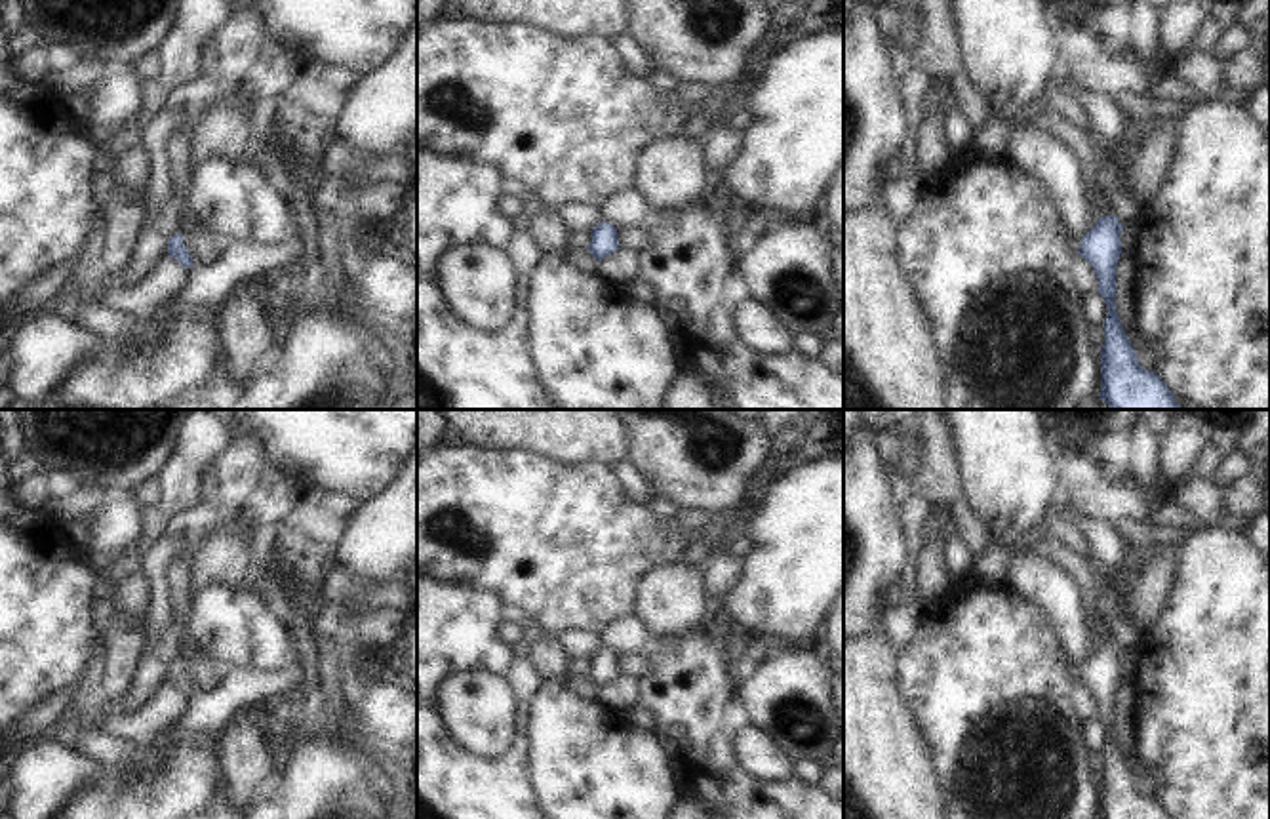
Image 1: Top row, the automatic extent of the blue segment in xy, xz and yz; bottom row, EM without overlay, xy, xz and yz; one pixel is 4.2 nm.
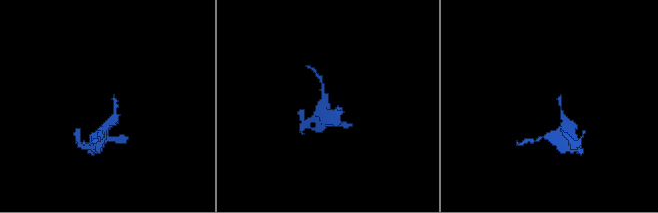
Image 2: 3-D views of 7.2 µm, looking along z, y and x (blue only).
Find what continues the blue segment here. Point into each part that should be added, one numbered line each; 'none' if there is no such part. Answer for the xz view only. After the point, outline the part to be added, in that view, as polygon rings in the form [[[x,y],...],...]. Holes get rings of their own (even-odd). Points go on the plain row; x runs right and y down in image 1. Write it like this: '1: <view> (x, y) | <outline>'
none

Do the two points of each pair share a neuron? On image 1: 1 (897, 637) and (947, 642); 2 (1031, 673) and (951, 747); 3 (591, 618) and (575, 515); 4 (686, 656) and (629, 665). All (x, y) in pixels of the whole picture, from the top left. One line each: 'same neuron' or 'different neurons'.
1: different neurons
2: same neuron
3: same neuron
4: different neurons

